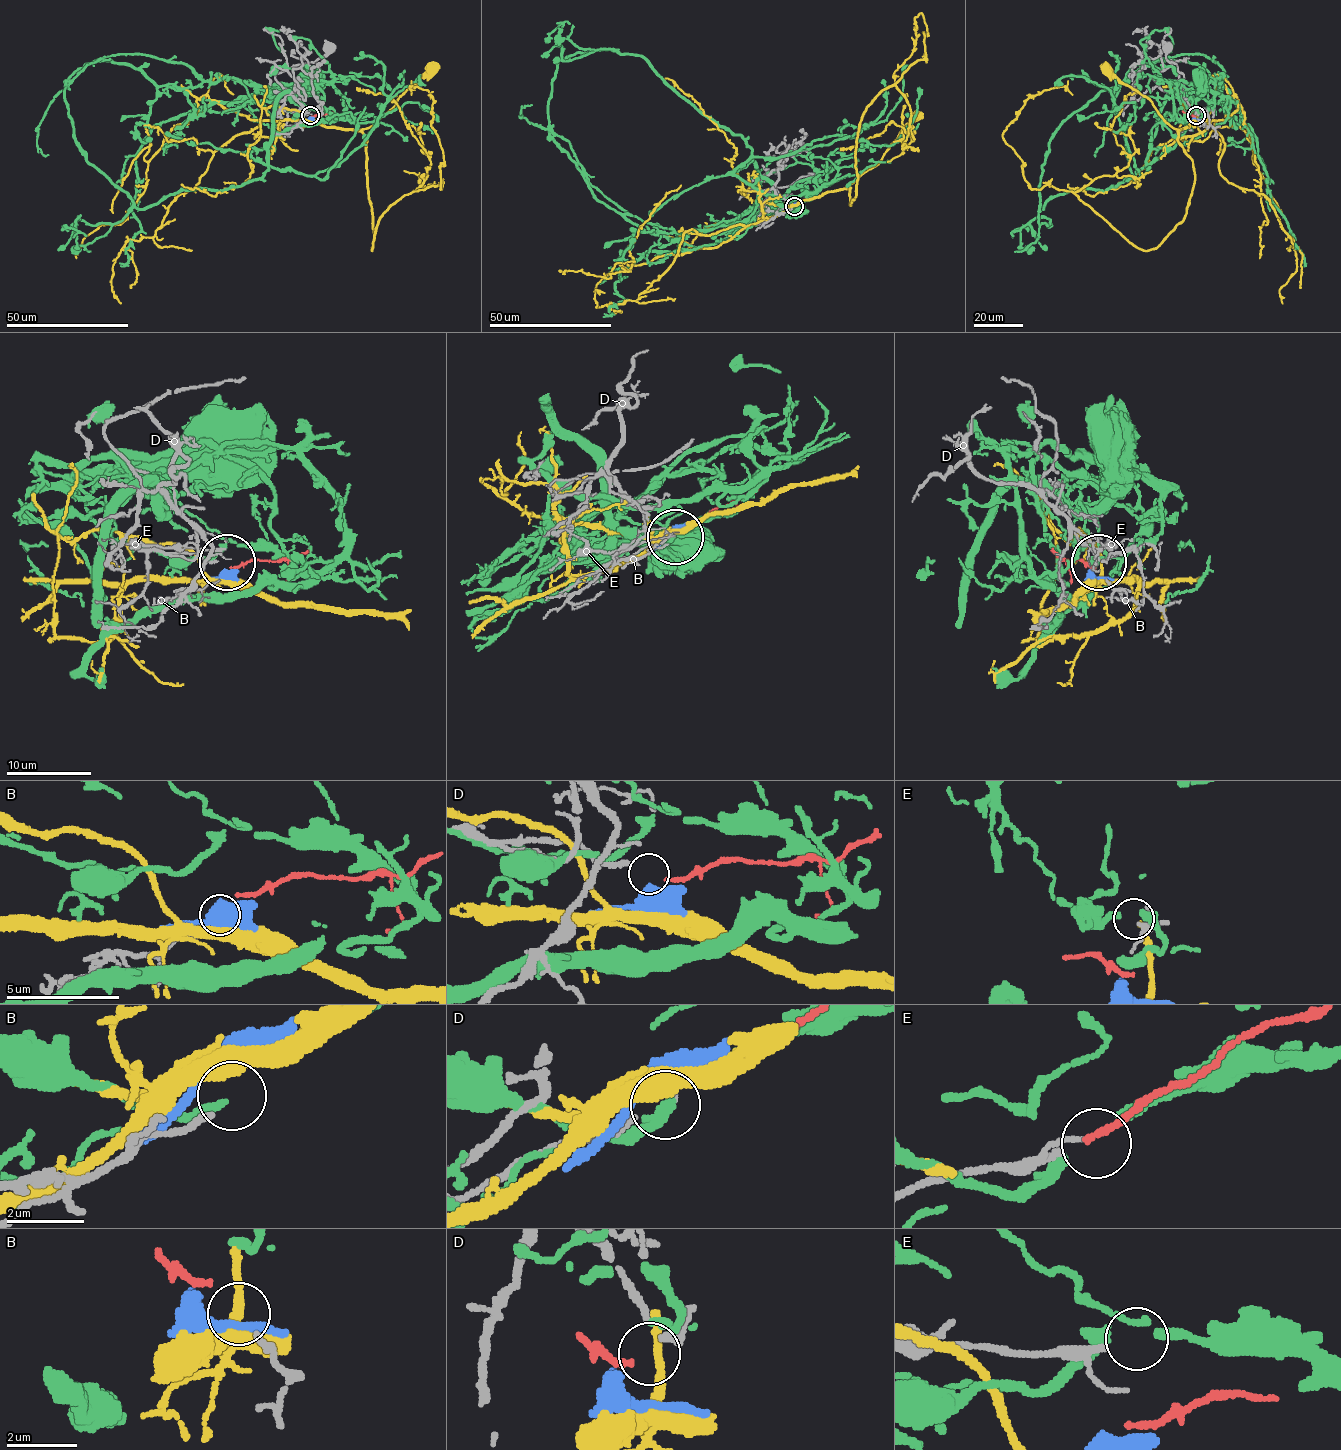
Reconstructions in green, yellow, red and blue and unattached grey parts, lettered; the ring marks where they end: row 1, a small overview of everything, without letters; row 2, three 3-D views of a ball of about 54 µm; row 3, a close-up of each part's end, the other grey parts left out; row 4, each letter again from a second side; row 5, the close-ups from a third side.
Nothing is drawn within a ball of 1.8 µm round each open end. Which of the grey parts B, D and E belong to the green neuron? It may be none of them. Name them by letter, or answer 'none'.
none

